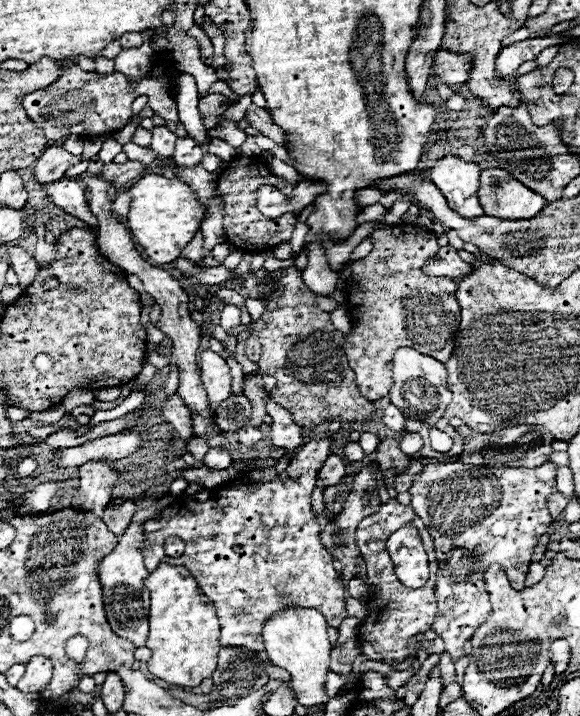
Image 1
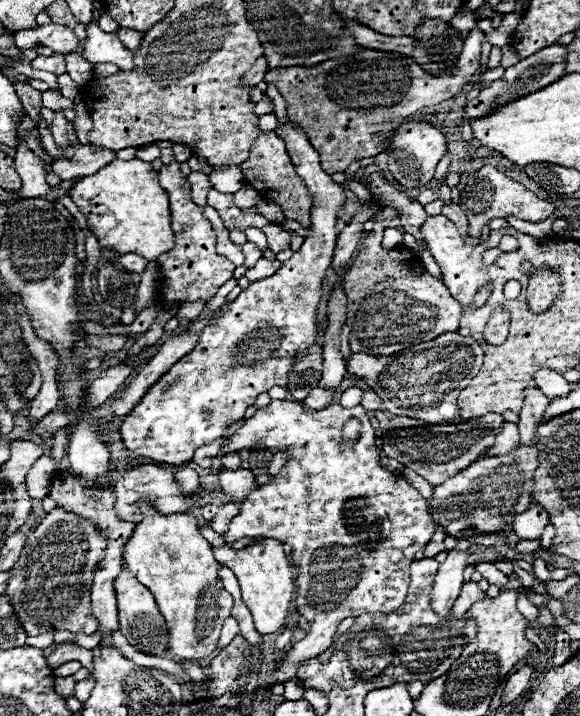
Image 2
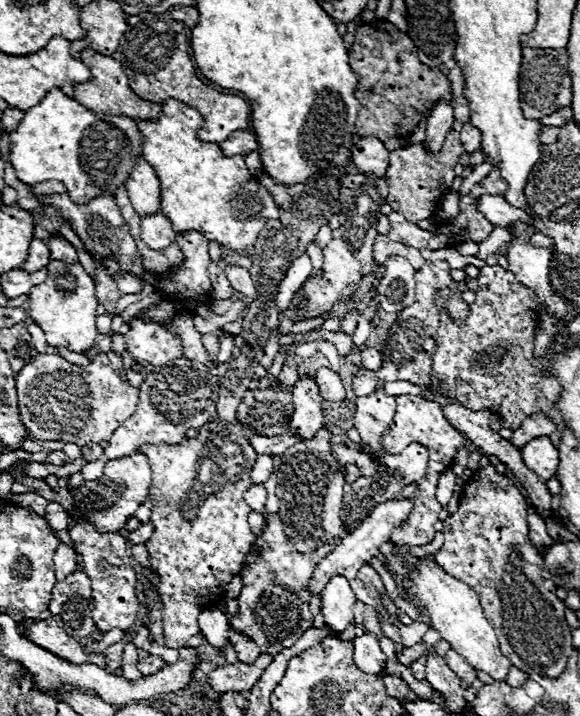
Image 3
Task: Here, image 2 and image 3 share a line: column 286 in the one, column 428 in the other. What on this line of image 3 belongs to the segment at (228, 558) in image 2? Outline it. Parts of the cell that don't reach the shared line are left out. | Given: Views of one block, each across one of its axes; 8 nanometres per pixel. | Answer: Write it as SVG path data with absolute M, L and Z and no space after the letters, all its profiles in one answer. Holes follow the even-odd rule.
M422 560L420 566L416 566L410 572L408 586L410 586L410 594L418 600L420 608L426 610L426 614L430 616L430 626L442 634L442 640L446 640L460 656L464 656L464 660L474 670L482 670L494 680L502 680L502 682L508 680L508 672L512 664L500 652L494 626L486 620L474 590L470 590L464 582L442 572L442 568L434 560Z

